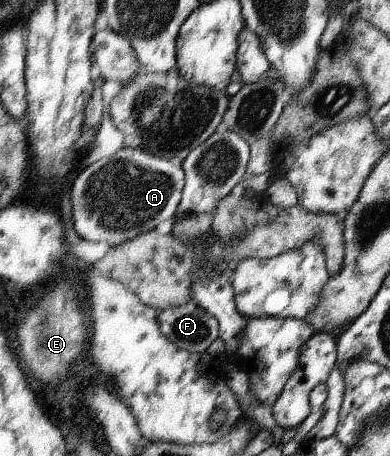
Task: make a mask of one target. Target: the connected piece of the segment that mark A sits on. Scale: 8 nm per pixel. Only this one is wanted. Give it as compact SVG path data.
M124 146L110 158L101 158L86 167L74 180L72 199L76 234L88 242L108 242L111 248L132 241L139 234L156 230L160 222L176 216L184 188L185 172L182 166L173 164L170 159L150 154L150 151Z

